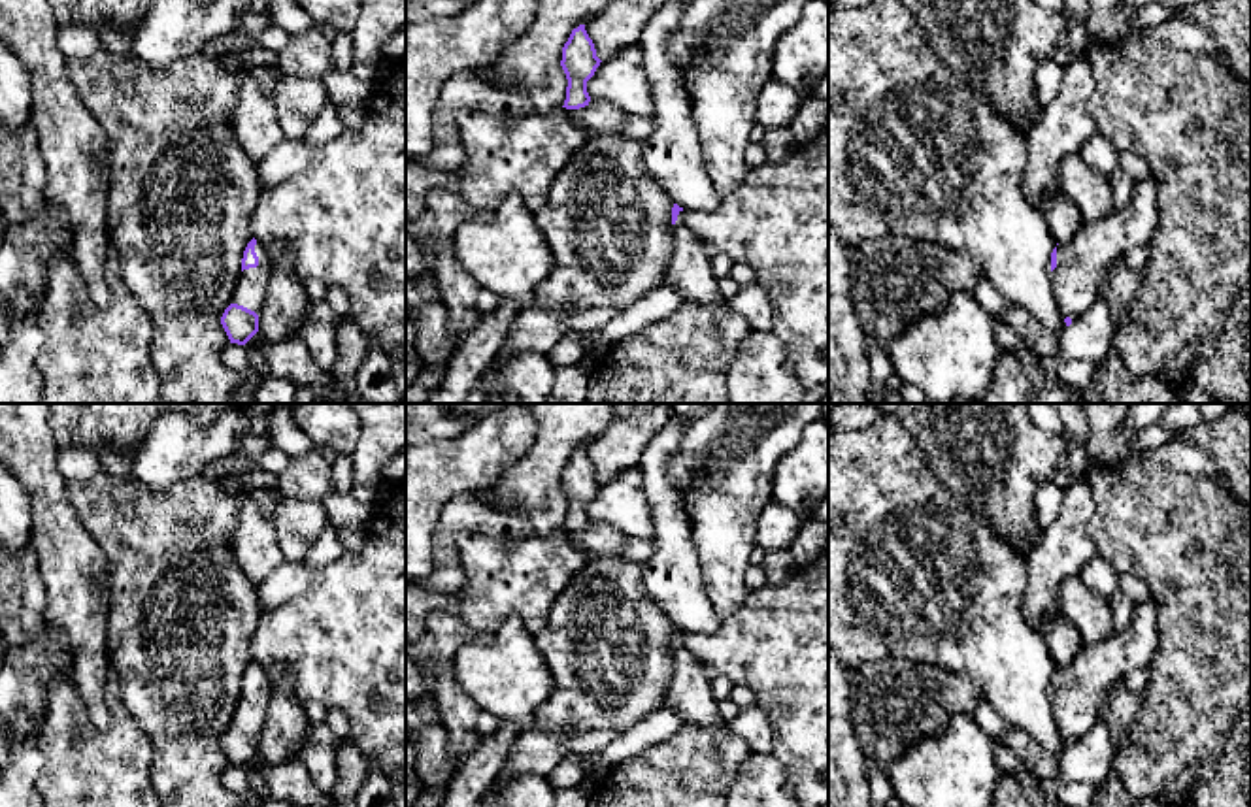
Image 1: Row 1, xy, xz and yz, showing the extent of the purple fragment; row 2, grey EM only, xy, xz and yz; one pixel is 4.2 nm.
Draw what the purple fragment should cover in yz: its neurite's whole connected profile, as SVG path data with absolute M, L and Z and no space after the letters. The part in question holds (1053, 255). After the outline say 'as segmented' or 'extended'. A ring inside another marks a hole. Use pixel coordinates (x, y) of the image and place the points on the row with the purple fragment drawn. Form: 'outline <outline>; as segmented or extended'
outline M1149 175L1132 198L1104 221L1085 224L1076 239L1051 253L1053 290L1070 326L1093 304L1108 268L1134 247L1153 239L1159 226L1157 183Z; extended

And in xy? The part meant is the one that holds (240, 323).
outline M253 238L242 258L242 273L221 324L230 343L245 345L259 332L259 311L268 290L268 251Z; extended

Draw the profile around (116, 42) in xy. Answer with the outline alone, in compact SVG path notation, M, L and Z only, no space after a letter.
M102 23L96 32L102 41L102 47L108 53L119 55L119 57L126 57L132 53L132 36L128 36L106 23Z

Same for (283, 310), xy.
M268 253L268 290L259 311L259 332L270 341L298 336L309 307L302 281L291 273L285 255Z

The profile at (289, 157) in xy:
M283 138L275 149L272 149L259 164L255 164L260 187L277 187L281 181L298 175L309 166L315 151L317 149L306 143L304 138Z

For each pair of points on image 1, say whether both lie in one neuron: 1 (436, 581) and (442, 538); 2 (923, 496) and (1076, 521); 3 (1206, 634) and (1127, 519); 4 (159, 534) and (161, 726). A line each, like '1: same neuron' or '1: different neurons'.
1: same neuron
2: different neurons
3: same neuron
4: same neuron

